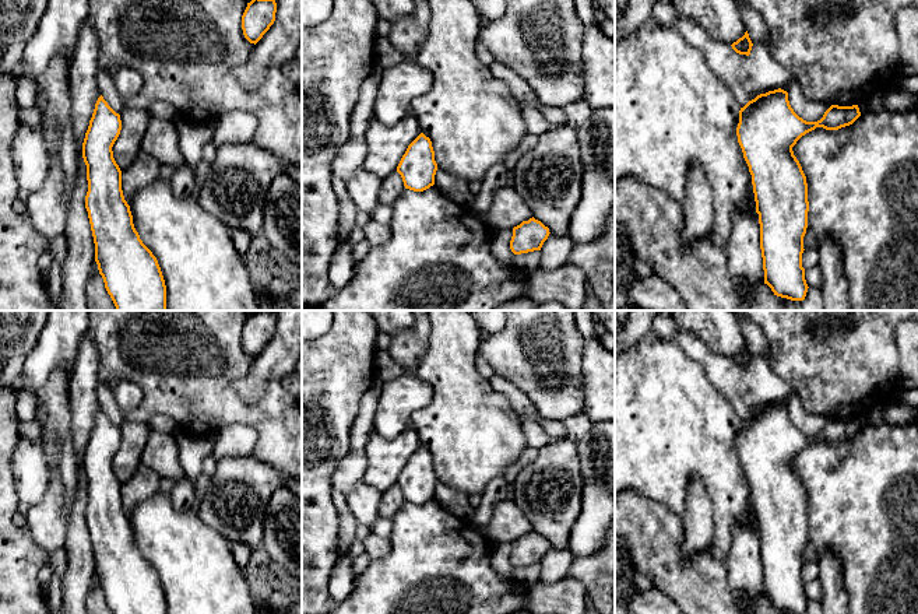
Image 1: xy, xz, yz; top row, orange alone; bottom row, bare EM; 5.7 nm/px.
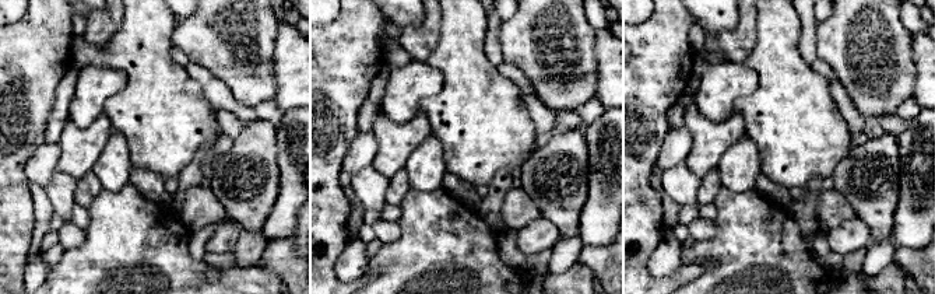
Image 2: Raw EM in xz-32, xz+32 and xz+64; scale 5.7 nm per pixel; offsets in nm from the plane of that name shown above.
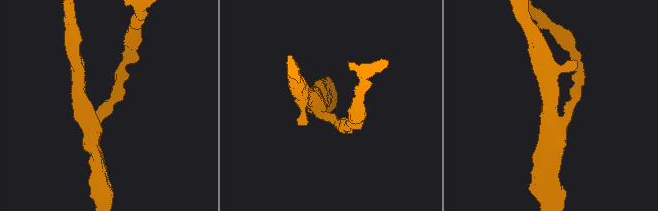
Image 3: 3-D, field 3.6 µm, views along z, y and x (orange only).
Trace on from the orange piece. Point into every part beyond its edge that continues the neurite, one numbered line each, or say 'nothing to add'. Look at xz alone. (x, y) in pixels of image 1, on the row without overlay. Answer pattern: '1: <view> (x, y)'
nothing to add

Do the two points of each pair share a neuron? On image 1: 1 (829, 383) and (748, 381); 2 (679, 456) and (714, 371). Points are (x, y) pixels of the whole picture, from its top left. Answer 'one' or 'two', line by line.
1: two
2: two

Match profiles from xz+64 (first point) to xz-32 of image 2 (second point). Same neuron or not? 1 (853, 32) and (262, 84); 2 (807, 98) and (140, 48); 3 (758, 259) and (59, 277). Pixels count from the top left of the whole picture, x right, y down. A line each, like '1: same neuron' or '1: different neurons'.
1: same neuron
2: same neuron
3: same neuron

